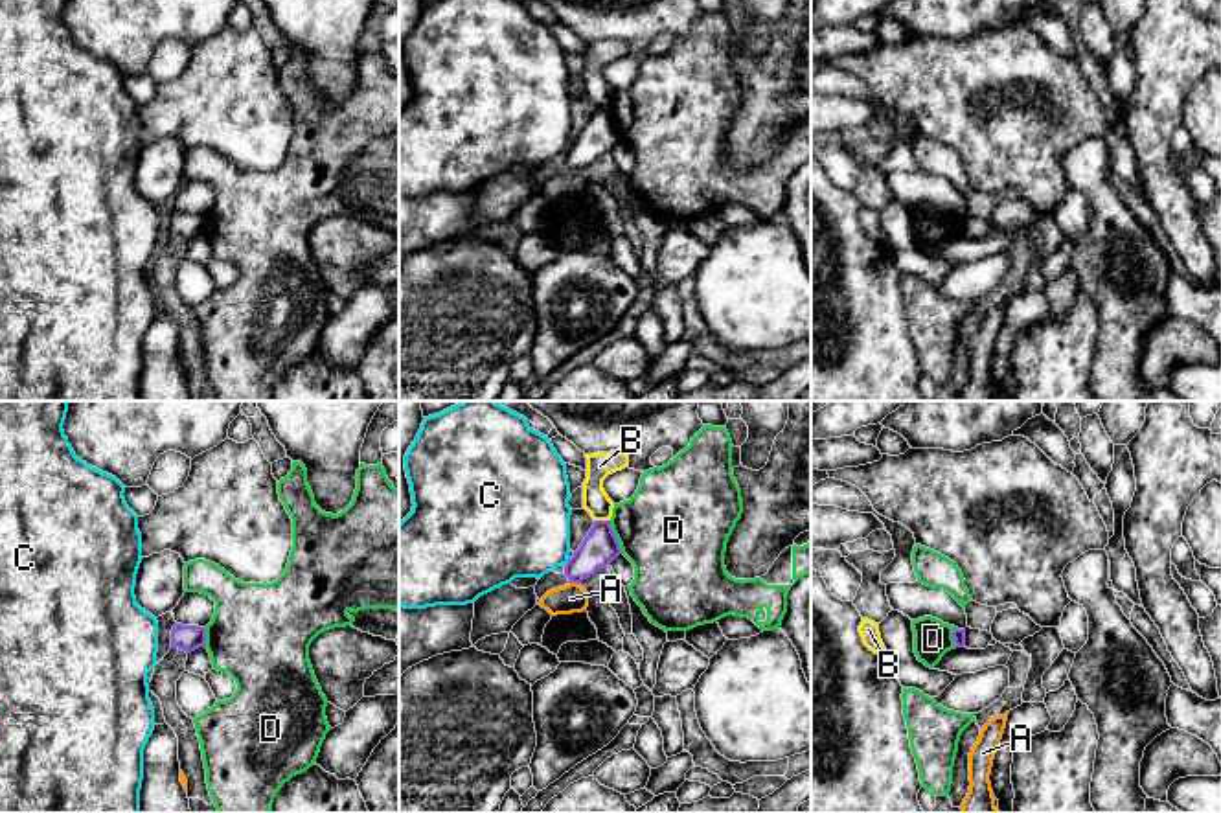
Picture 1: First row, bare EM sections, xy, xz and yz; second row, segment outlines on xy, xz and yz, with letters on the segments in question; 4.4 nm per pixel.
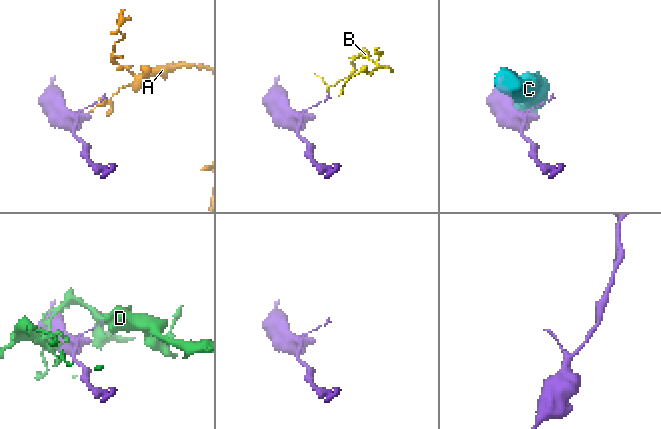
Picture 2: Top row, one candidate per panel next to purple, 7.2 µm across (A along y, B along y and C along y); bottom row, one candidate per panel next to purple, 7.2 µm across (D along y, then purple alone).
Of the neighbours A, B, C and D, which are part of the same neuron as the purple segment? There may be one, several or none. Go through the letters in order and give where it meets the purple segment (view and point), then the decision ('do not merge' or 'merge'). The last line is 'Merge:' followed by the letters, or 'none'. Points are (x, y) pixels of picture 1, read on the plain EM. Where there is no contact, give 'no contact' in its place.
A: xz (574, 170) | do not merge
B: xz (602, 109) | do not merge
C: xz (569, 149) | do not merge
D: xz (615, 125) | do not merge
Merge: none

